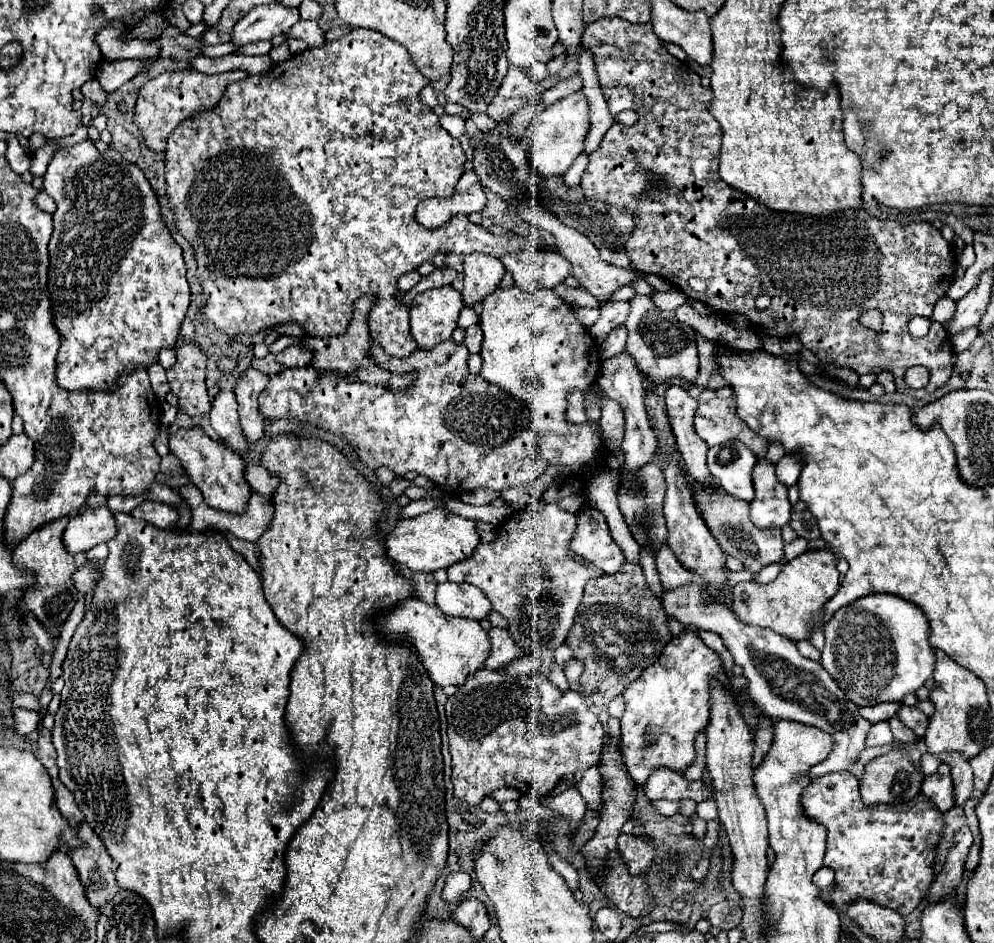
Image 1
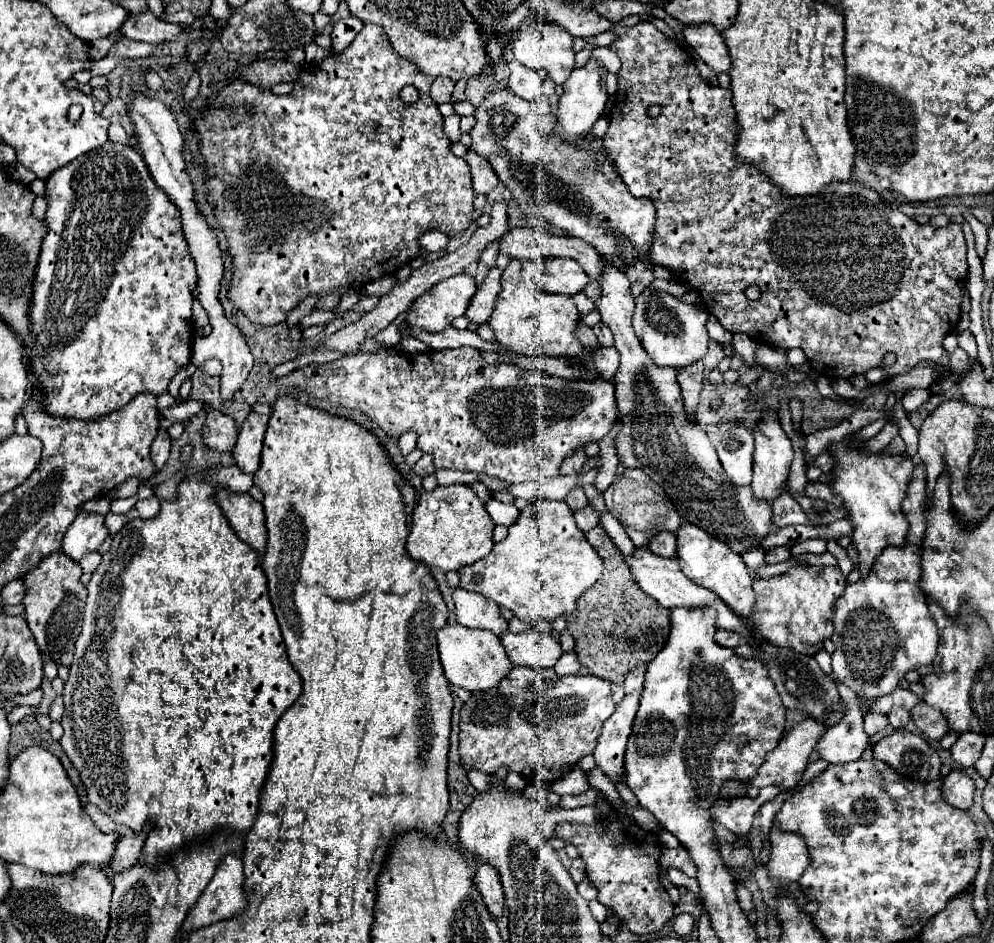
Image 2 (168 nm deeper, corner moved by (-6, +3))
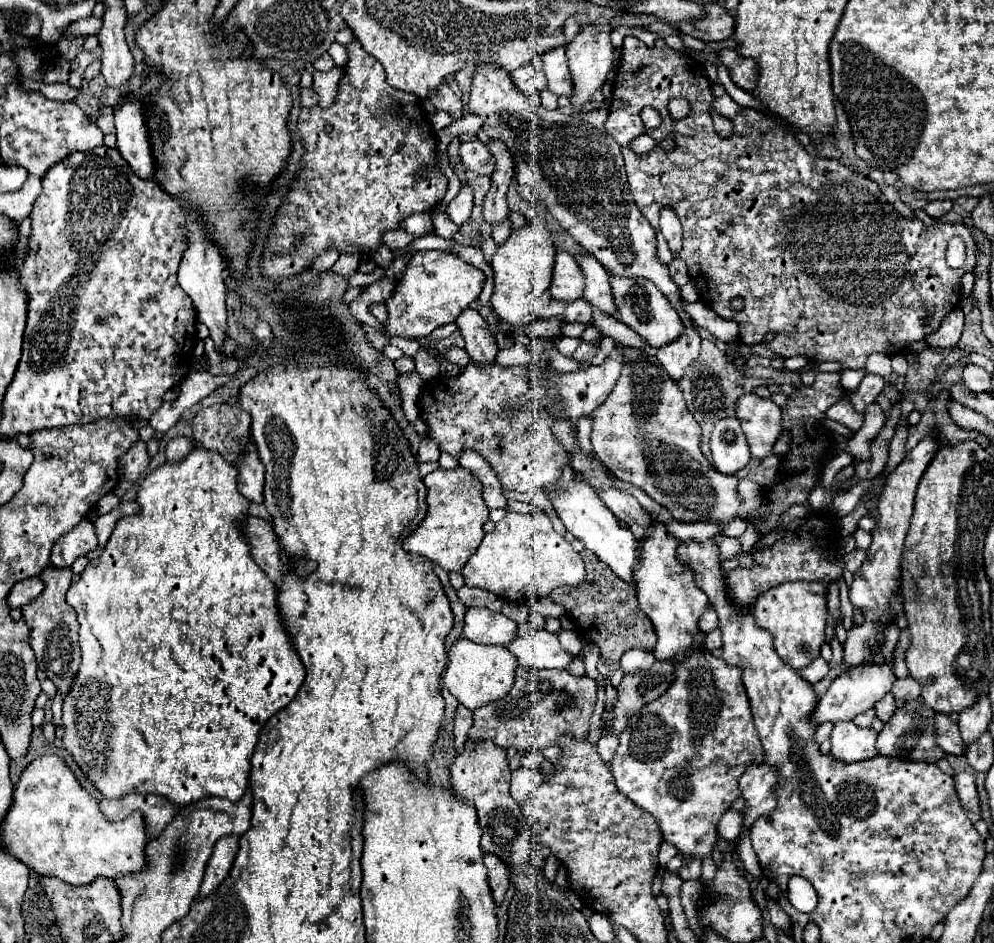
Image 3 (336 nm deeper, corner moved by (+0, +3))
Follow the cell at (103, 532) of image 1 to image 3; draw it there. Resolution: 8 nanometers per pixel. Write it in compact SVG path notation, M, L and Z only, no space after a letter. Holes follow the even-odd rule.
M83 520L53 544L51 564L57 568L69 568L79 556L85 556L95 548L97 548L95 528L89 520Z

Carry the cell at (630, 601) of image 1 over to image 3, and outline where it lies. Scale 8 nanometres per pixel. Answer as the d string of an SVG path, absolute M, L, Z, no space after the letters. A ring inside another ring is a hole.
M583 550L581 558L585 562L585 578L577 586L559 586L549 594L553 602L565 606L567 616L575 622L579 636L601 648L601 658L607 662L619 662L629 648L655 648L655 628L651 620L641 612L633 584L621 582L609 566L605 566L593 552Z

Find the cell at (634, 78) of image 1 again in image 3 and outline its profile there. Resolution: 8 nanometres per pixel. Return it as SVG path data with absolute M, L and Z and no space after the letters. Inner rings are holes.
M627 38L621 52L625 52L625 46L629 46L627 50L627 56L631 56L631 60L635 64L645 64L647 62L647 68L639 70L639 72L627 72L627 74L619 74L619 86L613 90L613 104L611 104L611 112L609 112L609 118L605 122L605 128L607 132L619 142L619 146L623 148L623 158L625 158L625 172L629 176L629 188L631 188L631 194L635 198L635 204L639 206L641 214L649 220L649 224L655 228L657 232L657 256L661 262L669 264L675 254L669 250L665 238L661 236L661 230L659 230L659 210L665 208L665 206L671 206L675 210L675 214L679 216L679 222L683 226L683 248L681 252L677 254L683 262L687 262L689 266L689 278L691 282L697 286L697 292L701 296L701 302L705 306L709 306L711 310L715 310L721 318L725 320L733 320L737 326L739 326L739 340L741 344L747 344L747 346L753 346L753 344L765 344L771 352L775 354L781 354L783 358L791 358L791 356L805 356L809 362L829 362L829 360L837 360L837 362L843 362L845 368L853 368L853 370L859 370L865 366L865 360L867 356L871 356L873 352L885 352L885 354L899 354L903 352L909 344L913 342L921 342L925 336L933 334L941 320L953 310L957 308L959 300L961 300L961 276L969 270L975 268L975 240L971 236L971 230L965 226L965 224L927 224L927 232L923 222L919 220L909 220L909 218L903 218L889 202L887 198L883 196L883 192L879 190L877 182L869 180L867 176L861 176L857 172L853 172L849 166L841 164L839 160L827 160L827 158L821 158L821 156L813 156L805 146L801 146L801 142L795 138L793 132L781 128L775 120L767 118L765 114L753 110L753 108L739 108L737 102L733 104L733 99L725 94L722 97L711 96L711 86L709 86L709 80L703 72L703 66L701 62L697 62L695 66L695 60L677 50L671 50L663 40L657 40L653 48L647 48L641 40L637 38ZM627 86L627 88L625 88ZM631 86L631 88L629 88ZM671 98L687 98L689 104L691 104L691 112L687 118L683 120L673 120L667 112L667 104ZM735 105L735 106L734 106ZM645 106L651 106L651 108L657 108L661 112L661 126L655 128L655 130L647 130L641 122L641 108ZM733 107L735 109L733 109ZM709 108L713 108L718 114L733 120L733 136L731 138L721 138L717 132L715 132L715 126L713 126L713 118L709 114ZM731 110L733 110L733 116L731 116ZM641 134L647 134L651 136L657 144L669 136L669 134L675 134L675 142L677 142L677 148L673 152L665 152L661 150L661 146L655 146L651 152L647 152L645 156L641 154L635 154L633 150L629 150L629 142ZM951 236L961 236L965 240L965 246L967 246L967 260L963 264L963 268L959 270L953 270L947 266L945 262L945 248L947 248L947 242ZM705 282L705 286L703 286ZM731 298L743 298L745 300L745 308L741 312L735 312L731 310ZM923 316L929 316L929 322L923 322Z

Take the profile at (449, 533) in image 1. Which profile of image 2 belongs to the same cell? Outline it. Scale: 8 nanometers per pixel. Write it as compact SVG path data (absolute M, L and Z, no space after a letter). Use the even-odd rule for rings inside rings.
M439 486L437 490L423 492L419 496L417 508L413 510L413 524L405 548L413 560L423 562L425 566L441 568L445 572L459 570L461 566L473 564L487 556L487 552L493 548L493 526L495 524L485 512L483 502L477 498L471 486Z

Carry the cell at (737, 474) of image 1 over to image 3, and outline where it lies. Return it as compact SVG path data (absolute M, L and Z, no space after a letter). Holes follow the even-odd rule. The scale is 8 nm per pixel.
M721 418L721 422L715 424L709 448L715 468L727 476L735 474L751 460L749 444L745 442L745 434L737 418Z

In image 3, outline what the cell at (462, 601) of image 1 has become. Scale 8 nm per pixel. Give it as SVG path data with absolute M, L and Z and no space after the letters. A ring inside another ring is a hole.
M467 608L463 636L477 644L507 646L517 638L517 622L487 608Z

